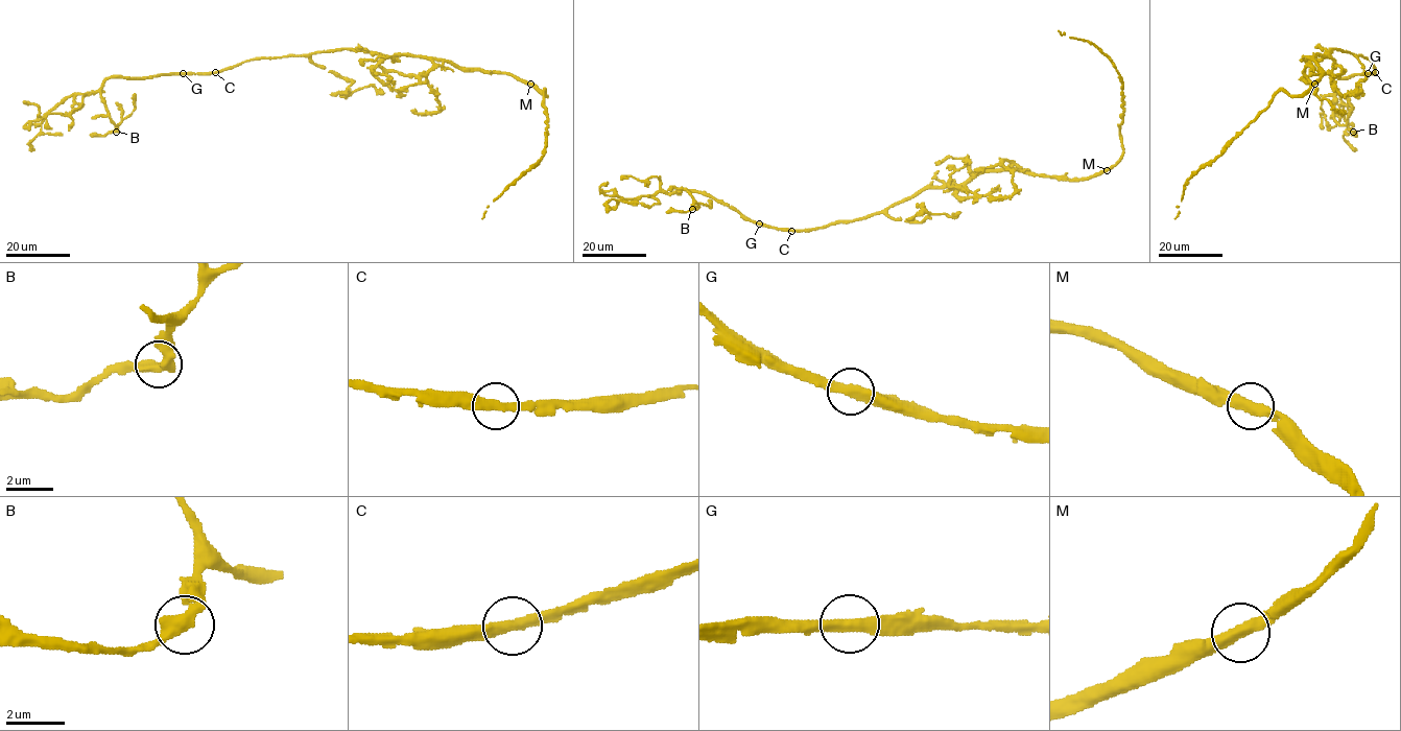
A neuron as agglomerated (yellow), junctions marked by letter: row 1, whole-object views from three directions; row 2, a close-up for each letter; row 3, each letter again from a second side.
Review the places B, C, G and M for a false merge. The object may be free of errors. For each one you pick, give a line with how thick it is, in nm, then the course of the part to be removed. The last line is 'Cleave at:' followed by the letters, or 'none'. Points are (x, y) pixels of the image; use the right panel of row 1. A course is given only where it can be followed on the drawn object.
Cleave at: none

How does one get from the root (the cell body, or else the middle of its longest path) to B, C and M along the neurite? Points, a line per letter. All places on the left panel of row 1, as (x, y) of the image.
B: (371, 52), (336, 49), (250, 60), (203, 73), (109, 77), (101, 98), (116, 132)
C: (371, 52), (336, 49), (305, 55), (259, 57), (215, 72)
M: (371, 52), (445, 60), (460, 67), (508, 73), (530, 84)

